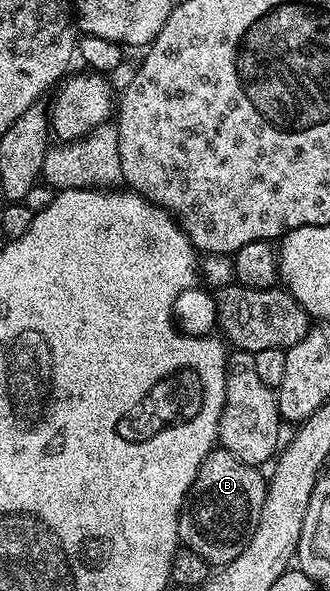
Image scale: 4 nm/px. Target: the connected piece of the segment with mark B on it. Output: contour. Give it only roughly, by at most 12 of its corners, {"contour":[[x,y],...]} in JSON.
{"contour":[[214,450],[177,518],[177,535],[211,566],[251,542],[262,469]]}

